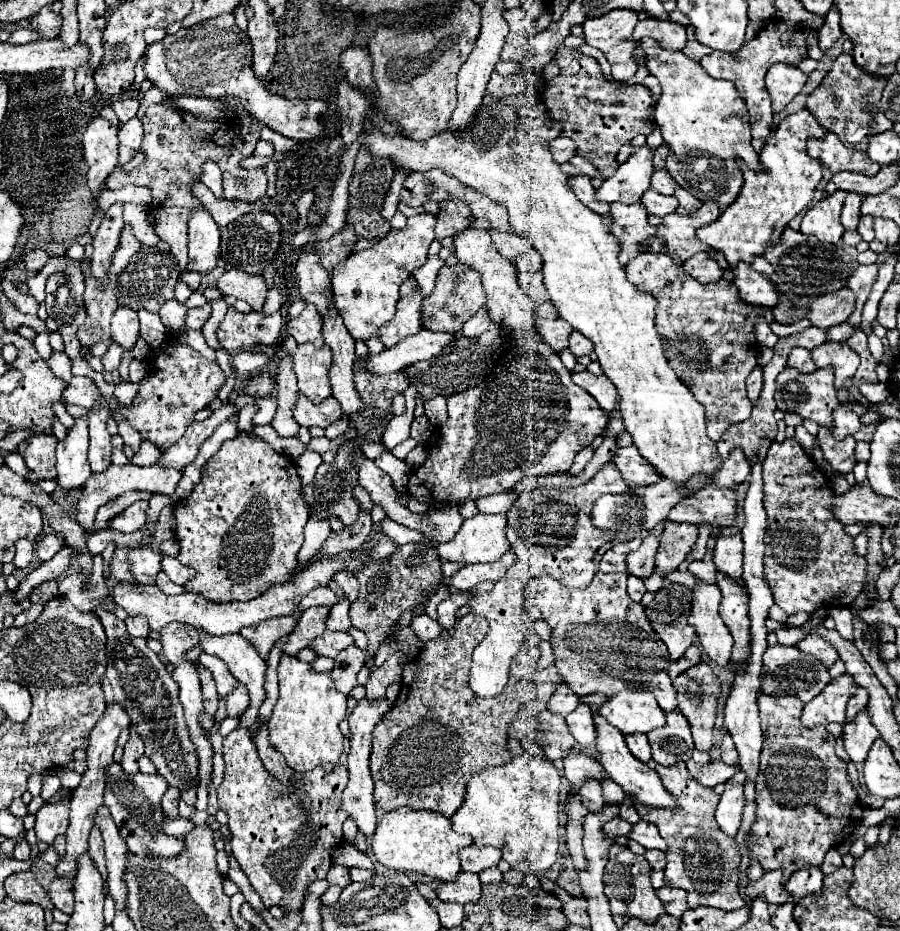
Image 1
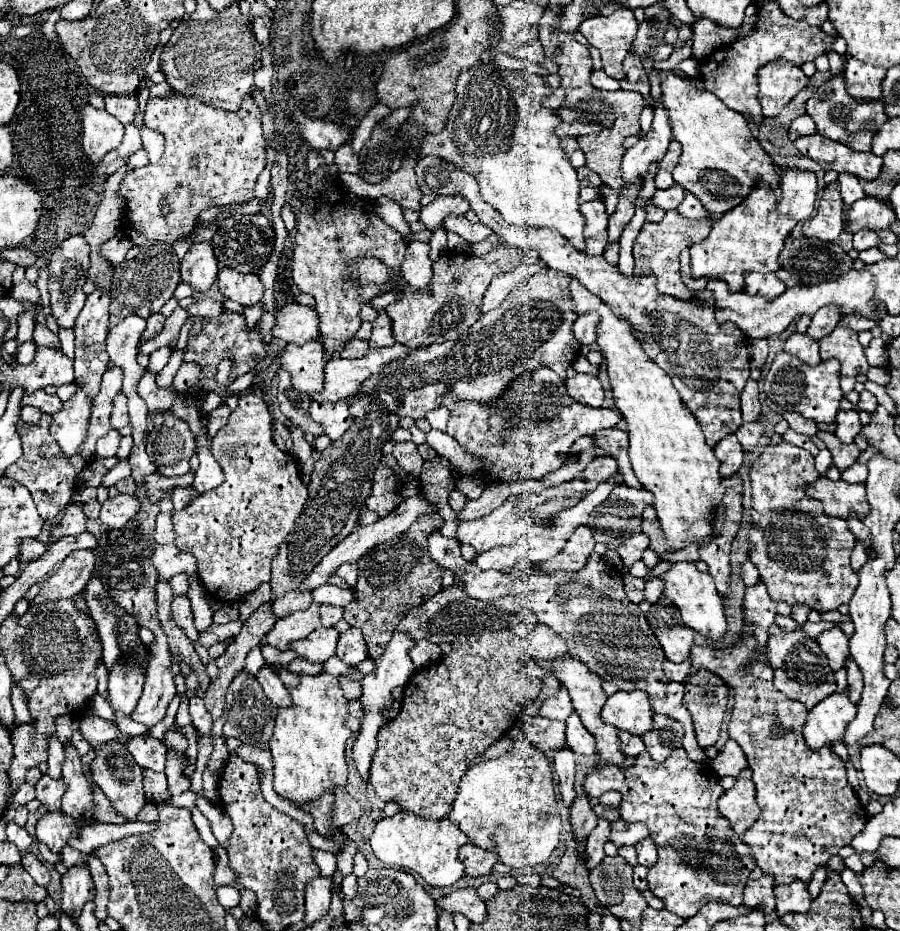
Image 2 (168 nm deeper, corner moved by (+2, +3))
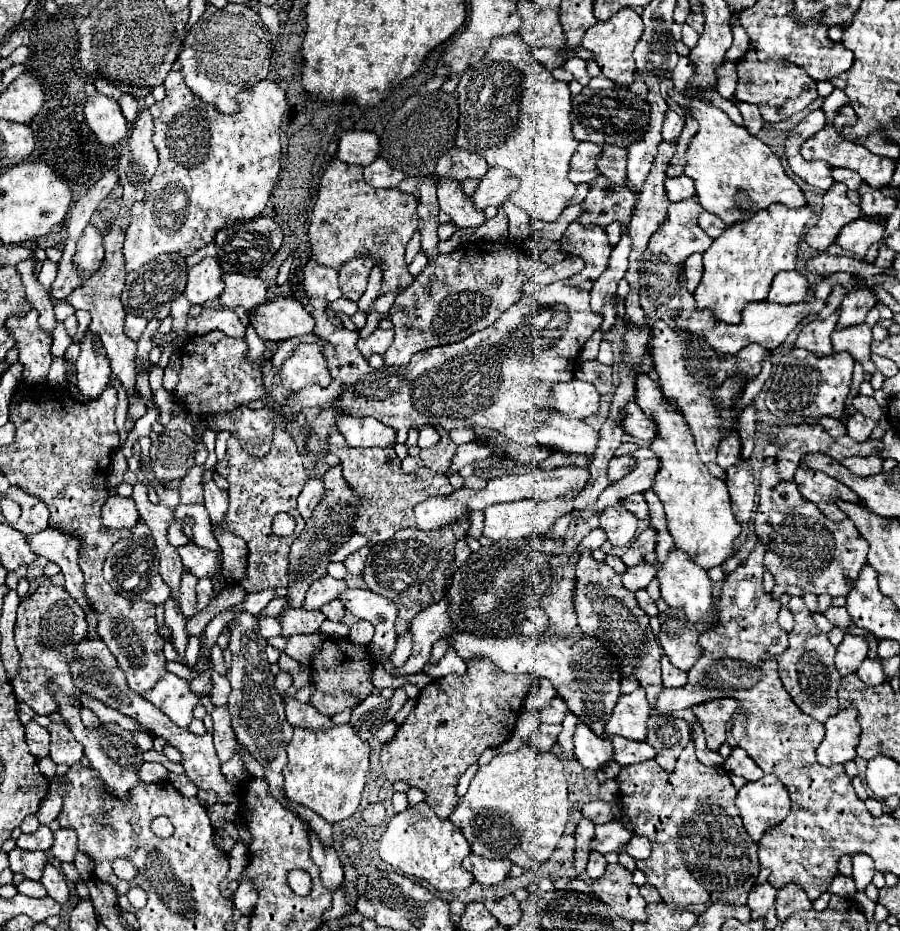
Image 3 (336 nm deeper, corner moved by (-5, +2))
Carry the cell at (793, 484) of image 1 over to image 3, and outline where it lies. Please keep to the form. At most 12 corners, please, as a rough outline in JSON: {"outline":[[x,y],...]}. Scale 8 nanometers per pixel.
{"outline":[[776,463],[756,541],[778,587],[846,597],[868,543],[826,519]]}

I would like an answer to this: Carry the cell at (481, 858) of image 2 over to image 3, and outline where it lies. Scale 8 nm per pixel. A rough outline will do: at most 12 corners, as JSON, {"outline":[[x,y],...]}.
{"outline":[[470,853],[462,867],[482,885],[508,877],[508,859],[484,859]]}

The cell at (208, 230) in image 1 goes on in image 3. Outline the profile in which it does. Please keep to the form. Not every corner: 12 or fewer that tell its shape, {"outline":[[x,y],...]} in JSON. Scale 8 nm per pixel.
{"outline":[[204,257],[188,271],[184,293],[190,303],[216,299],[222,267]]}

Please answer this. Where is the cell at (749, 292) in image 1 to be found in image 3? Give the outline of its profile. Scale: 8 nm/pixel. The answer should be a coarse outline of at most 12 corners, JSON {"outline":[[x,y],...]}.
{"outline":[[798,271],[774,277],[766,301],[790,305],[808,295],[808,281]]}

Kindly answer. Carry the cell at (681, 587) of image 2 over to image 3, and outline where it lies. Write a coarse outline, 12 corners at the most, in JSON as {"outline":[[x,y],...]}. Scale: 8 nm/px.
{"outline":[[672,549],[658,571],[662,599],[696,625],[714,609],[712,581]]}

